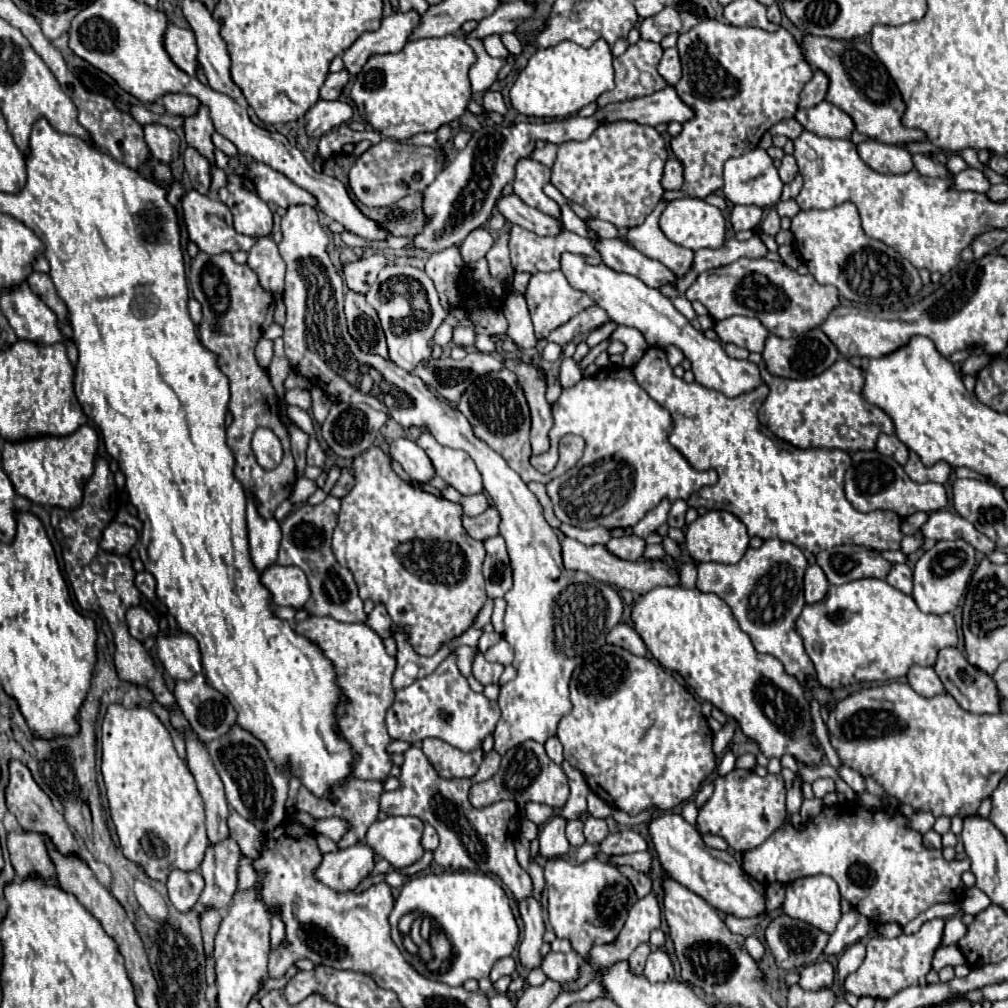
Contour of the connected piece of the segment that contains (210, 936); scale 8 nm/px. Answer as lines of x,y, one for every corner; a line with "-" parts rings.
203,909
203,911
201,911
201,931
203,931
203,941
205,941
205,955
207,955
207,985
209,985
209,987
213,987
213,981
215,981
213,951
215,936
222,920
222,913
219,910

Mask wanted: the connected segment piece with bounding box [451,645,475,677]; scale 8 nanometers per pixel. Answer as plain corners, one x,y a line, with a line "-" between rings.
461,645
461,647
455,647
451,653
457,657
457,665
459,665
459,671
463,673
463,677
469,677
471,675
471,663
473,663
475,649
471,649
467,645

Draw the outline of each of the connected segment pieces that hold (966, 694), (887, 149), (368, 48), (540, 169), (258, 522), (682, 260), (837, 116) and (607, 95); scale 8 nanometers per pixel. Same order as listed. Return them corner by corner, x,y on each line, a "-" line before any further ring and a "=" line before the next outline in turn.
947,647
939,651
935,673
939,675
945,691
969,713
999,713
999,691
991,675
983,673
975,665
971,665
965,655
957,647
=
867,139
857,145
859,157
879,173
907,173
913,169
911,153
897,145
885,145
875,139
=
393,13
381,21
381,27
373,33
363,33
343,53
343,69
351,73
351,79
361,71
367,59
375,53
399,53
409,41
411,31
419,25
419,13
=
521,159
515,165
515,181
513,181
513,193
529,207
535,207
543,213
549,213
553,217
561,217
559,205
549,199
543,193
543,185
549,183
551,171
533,159
=
253,495
247,497
247,527
249,527
249,547
251,559
259,571
269,567
277,559
281,529
275,519
263,519
257,511
257,501
=
667,199
659,201
657,207
653,209
653,213
647,215
647,219
641,225
629,229
629,233
627,233
625,239
631,245
635,245
635,249
639,249
643,255
647,255
651,259
657,259
667,269
671,269
673,273
683,275
691,267
693,251
691,249
685,249
681,245
675,245
659,229
659,215
667,207
667,203
669,203
=
821,101
811,109
797,109
795,119
803,125
803,129
809,129
819,137
845,139
851,137
851,131
855,129
851,117
829,101
=
639,39
635,45
629,45
629,49
613,61
615,89
605,91
597,99
597,107
603,109
613,101
637,99
665,89
667,81
657,73
661,55
663,47
653,41

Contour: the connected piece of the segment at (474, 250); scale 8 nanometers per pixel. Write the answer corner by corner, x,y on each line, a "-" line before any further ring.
479,227
479,229
471,231
471,233
467,235
467,239
461,243
463,261
465,261
467,265
479,261
479,259
485,257
485,253
493,247
493,243
495,243
495,239
491,237
491,233
489,233
487,229

